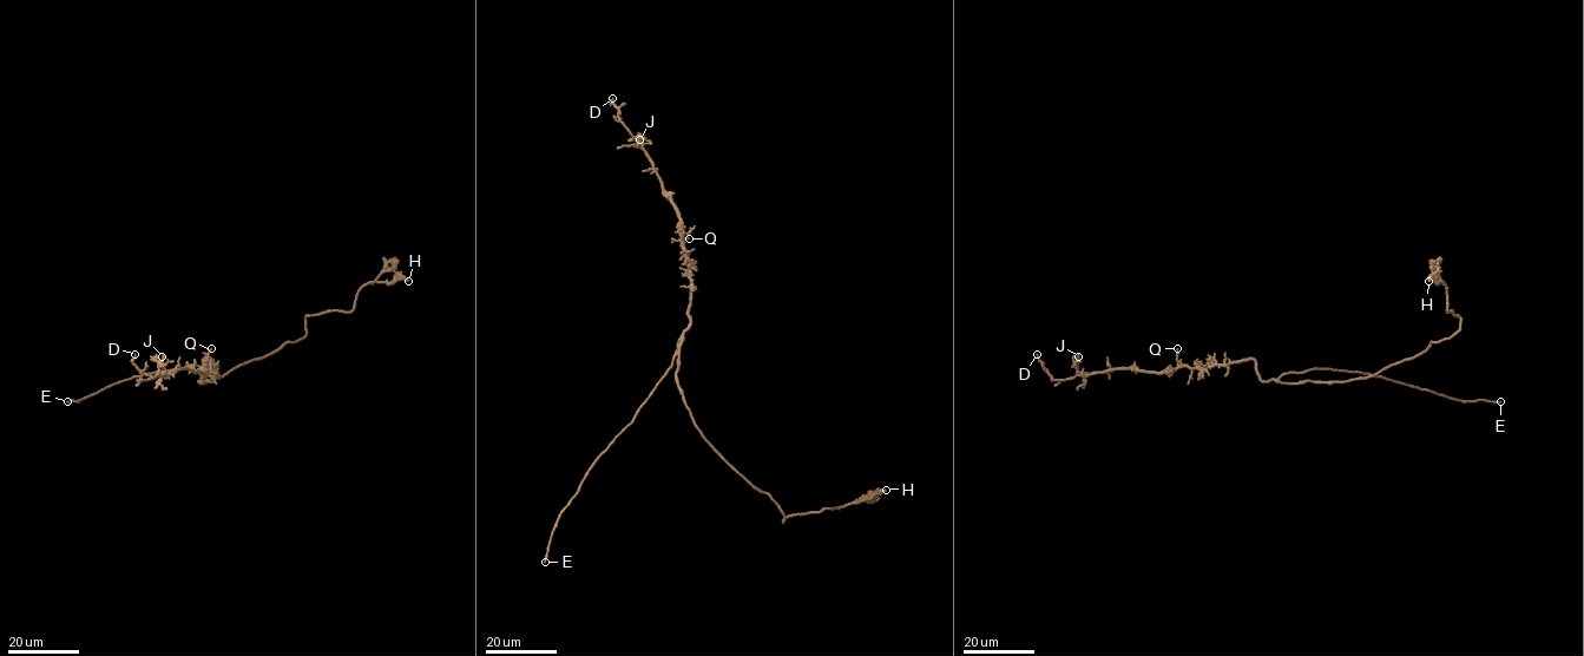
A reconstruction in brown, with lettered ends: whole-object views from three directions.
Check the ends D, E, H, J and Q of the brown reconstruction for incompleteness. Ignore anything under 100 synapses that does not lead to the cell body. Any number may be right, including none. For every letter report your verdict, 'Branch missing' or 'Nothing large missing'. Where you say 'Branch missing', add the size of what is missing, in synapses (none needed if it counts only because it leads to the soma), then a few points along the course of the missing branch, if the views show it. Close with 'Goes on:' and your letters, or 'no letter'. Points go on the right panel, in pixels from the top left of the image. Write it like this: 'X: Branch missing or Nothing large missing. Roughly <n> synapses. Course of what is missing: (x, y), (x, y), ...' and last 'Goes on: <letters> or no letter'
D: Nothing large missing
E: Branch missing. Course of what is missing: (1500, 401), (1535, 414), (1542, 406)
H: Nothing large missing
J: Nothing large missing
Q: Nothing large missing
Goes on: E

